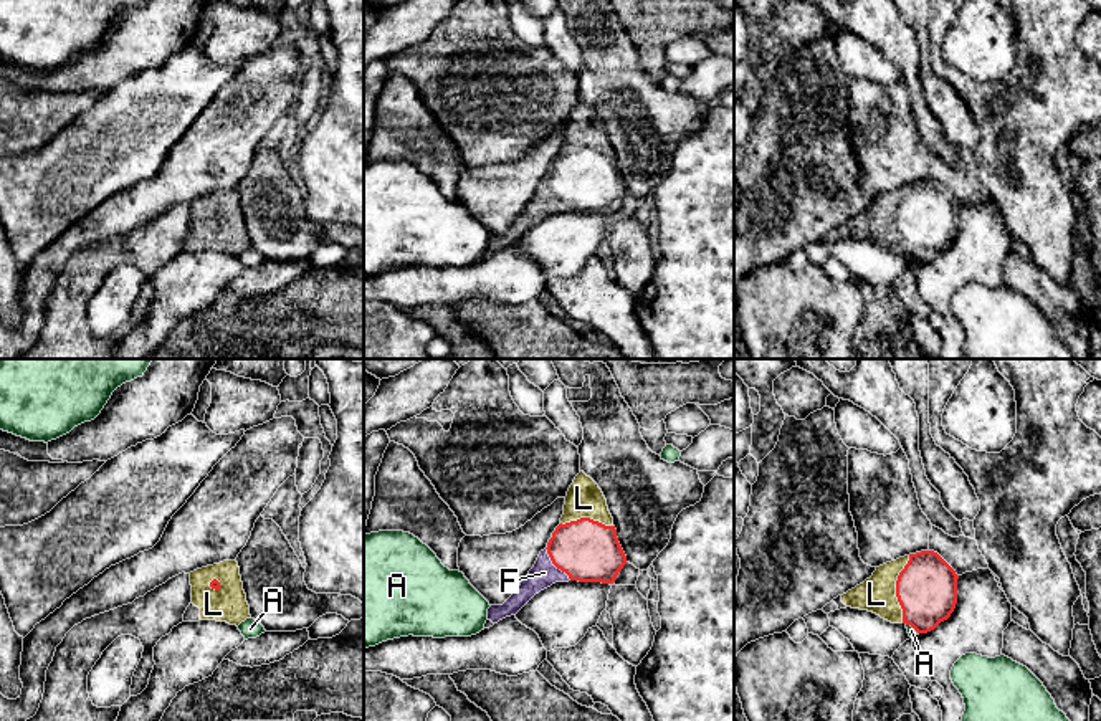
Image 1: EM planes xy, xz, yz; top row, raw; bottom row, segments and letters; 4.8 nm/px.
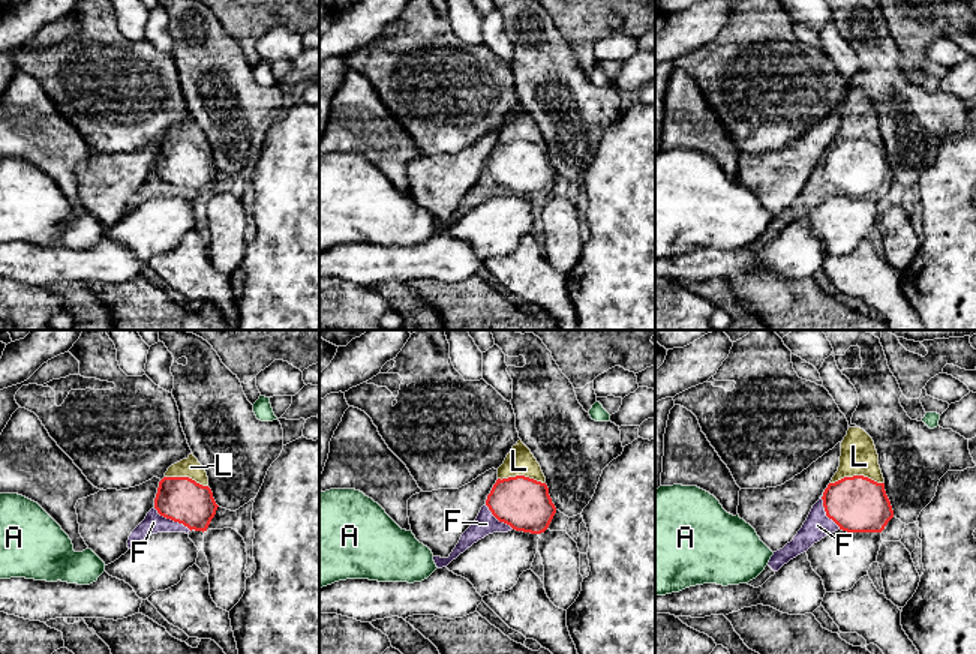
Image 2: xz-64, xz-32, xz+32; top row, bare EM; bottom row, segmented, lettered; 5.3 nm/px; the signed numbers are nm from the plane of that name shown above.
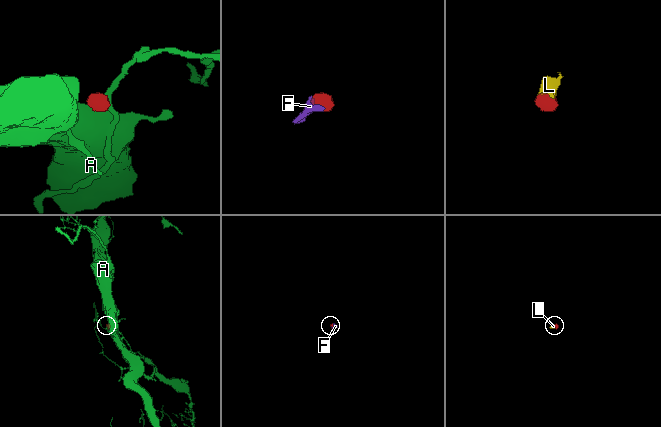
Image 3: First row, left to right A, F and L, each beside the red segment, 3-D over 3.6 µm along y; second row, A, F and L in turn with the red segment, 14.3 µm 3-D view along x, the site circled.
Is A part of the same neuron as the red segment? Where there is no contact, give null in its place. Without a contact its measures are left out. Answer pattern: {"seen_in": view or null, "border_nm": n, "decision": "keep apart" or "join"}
{"seen_in": "yz", "border_nm": 80, "decision": "keep apart"}

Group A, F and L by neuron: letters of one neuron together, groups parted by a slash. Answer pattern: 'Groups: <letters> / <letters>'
Groups: A / F L

